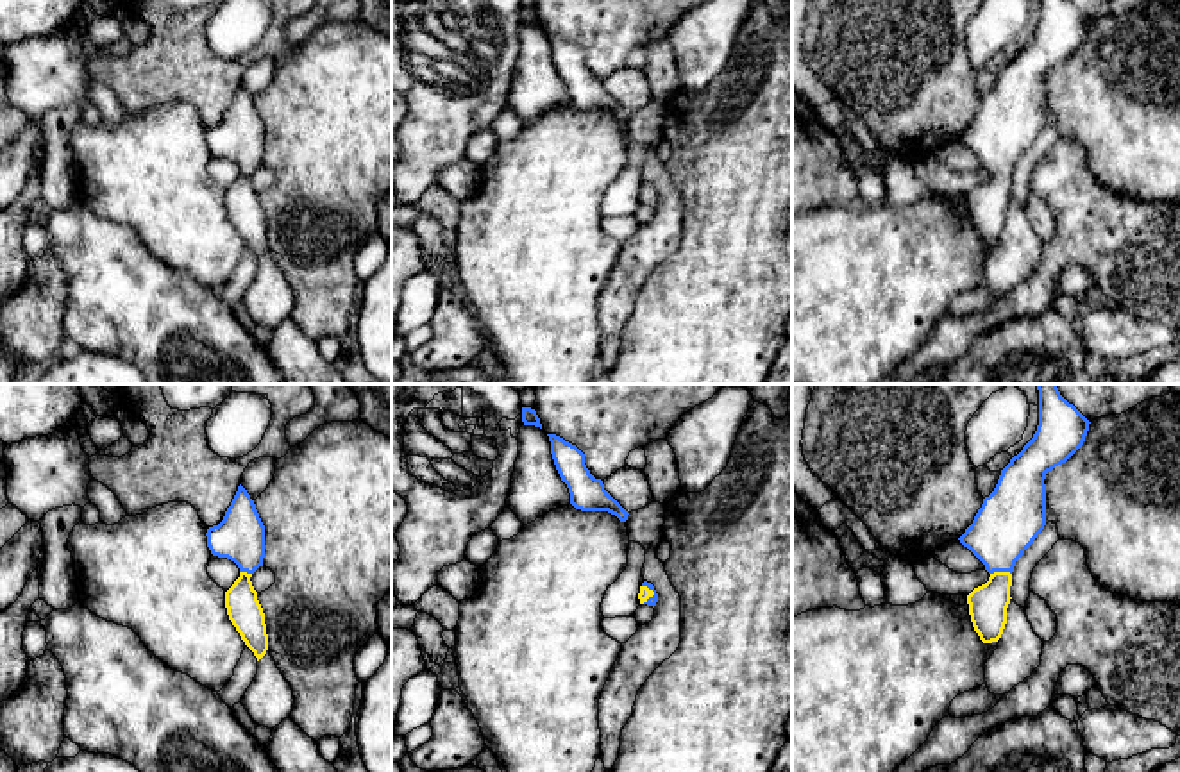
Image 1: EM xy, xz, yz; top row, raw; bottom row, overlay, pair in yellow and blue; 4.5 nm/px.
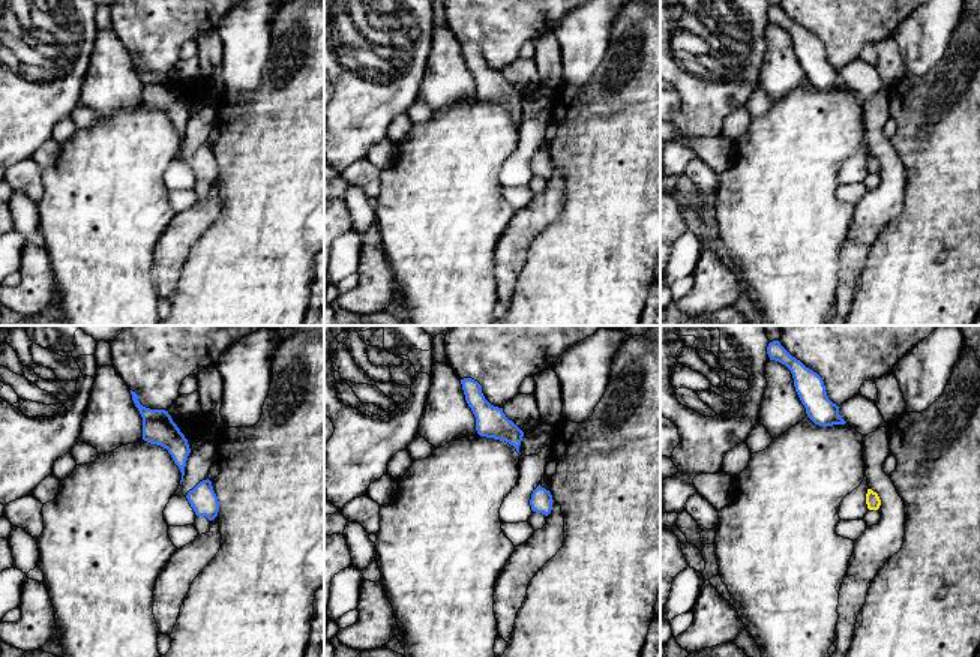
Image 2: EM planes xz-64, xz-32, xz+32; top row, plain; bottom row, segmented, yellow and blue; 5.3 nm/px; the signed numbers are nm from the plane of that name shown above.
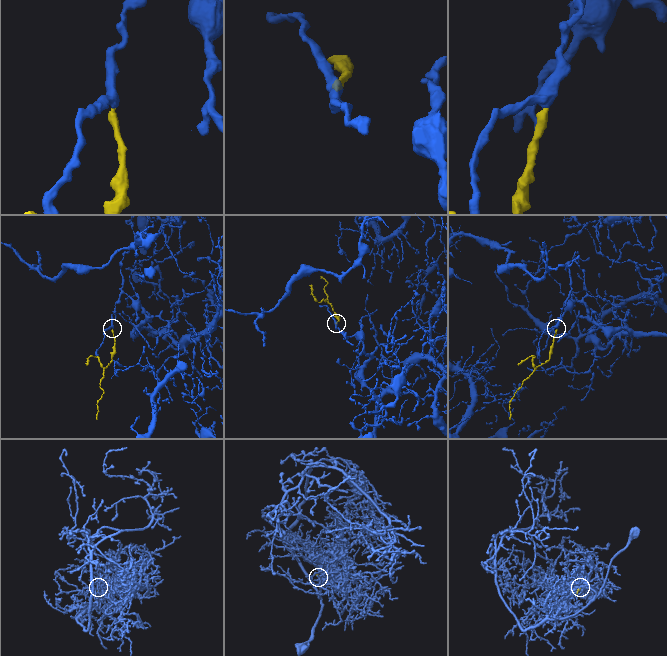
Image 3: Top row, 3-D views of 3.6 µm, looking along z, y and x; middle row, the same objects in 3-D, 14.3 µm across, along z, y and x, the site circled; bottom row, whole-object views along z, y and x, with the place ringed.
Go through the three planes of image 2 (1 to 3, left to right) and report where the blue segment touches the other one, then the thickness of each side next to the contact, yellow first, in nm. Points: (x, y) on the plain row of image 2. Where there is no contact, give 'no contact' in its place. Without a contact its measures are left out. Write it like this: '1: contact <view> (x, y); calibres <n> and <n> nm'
1: no contact
2: no contact
3: no contact

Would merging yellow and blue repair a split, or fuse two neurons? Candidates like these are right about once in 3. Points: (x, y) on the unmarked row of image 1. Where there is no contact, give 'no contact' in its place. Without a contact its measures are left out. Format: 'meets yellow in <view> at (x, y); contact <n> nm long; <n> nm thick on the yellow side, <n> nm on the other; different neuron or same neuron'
meets yellow in yz at (1000, 172); contact 100 nm long; 180 nm thick on the yellow side, 280 nm on the other; same neuron

